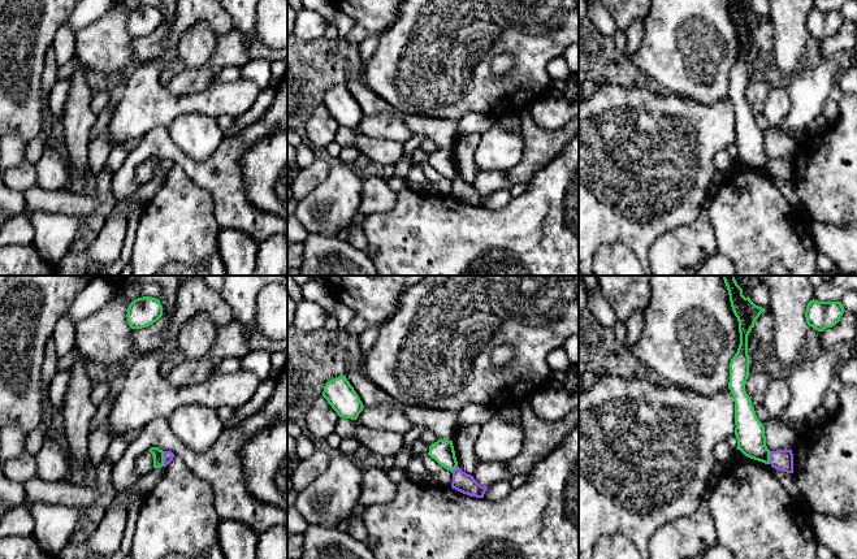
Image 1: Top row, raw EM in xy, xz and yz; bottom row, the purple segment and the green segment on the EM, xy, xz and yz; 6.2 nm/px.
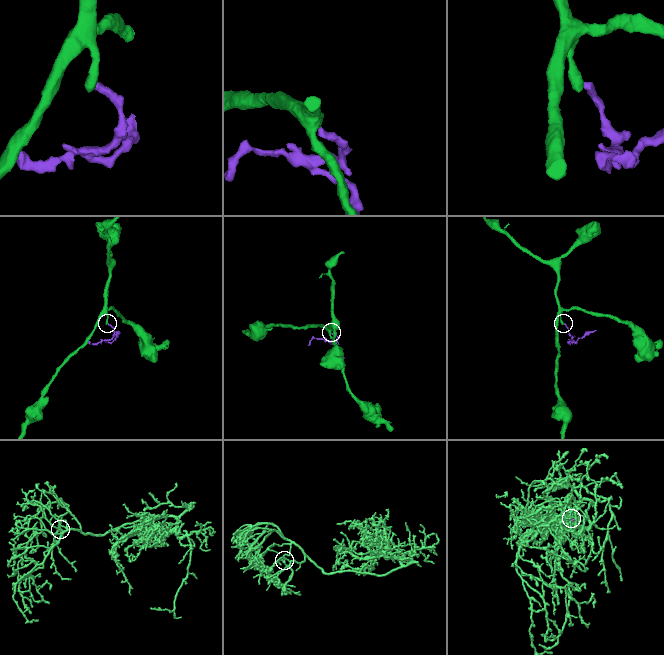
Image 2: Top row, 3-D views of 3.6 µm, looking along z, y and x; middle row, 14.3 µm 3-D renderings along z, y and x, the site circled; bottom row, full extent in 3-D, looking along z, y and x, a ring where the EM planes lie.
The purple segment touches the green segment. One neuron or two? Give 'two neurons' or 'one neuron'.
two neurons

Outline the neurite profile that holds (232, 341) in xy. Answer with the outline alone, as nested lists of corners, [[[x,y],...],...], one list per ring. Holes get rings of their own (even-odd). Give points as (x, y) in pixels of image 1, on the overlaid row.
[[[235,320],[224,325],[217,329],[213,347],[205,358],[185,359],[165,376],[165,380],[174,386],[204,382],[222,359],[244,358],[251,351],[248,339],[242,322]]]

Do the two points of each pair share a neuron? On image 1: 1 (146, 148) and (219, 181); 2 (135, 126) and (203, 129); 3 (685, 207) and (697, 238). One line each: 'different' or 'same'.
1: same
2: different
3: different

